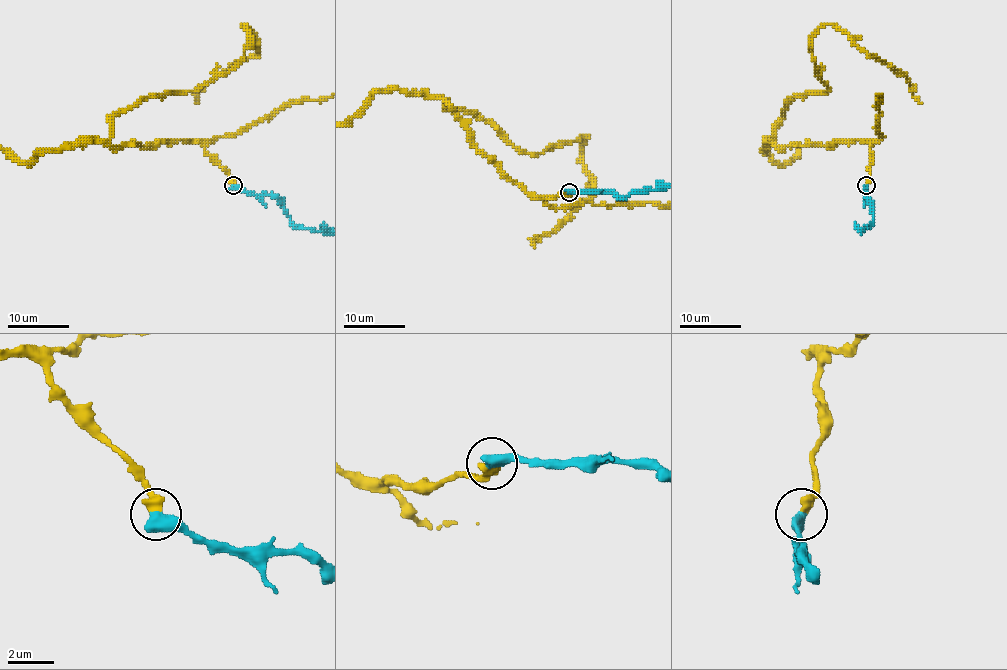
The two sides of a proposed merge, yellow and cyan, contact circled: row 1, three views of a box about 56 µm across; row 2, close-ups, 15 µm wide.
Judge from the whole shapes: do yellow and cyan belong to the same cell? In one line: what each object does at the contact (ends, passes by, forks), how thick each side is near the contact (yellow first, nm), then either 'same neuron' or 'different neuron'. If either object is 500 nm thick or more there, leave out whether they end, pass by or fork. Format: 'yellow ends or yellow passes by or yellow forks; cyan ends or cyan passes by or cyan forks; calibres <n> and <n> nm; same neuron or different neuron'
calibres 460 and 600 nm; same neuron

